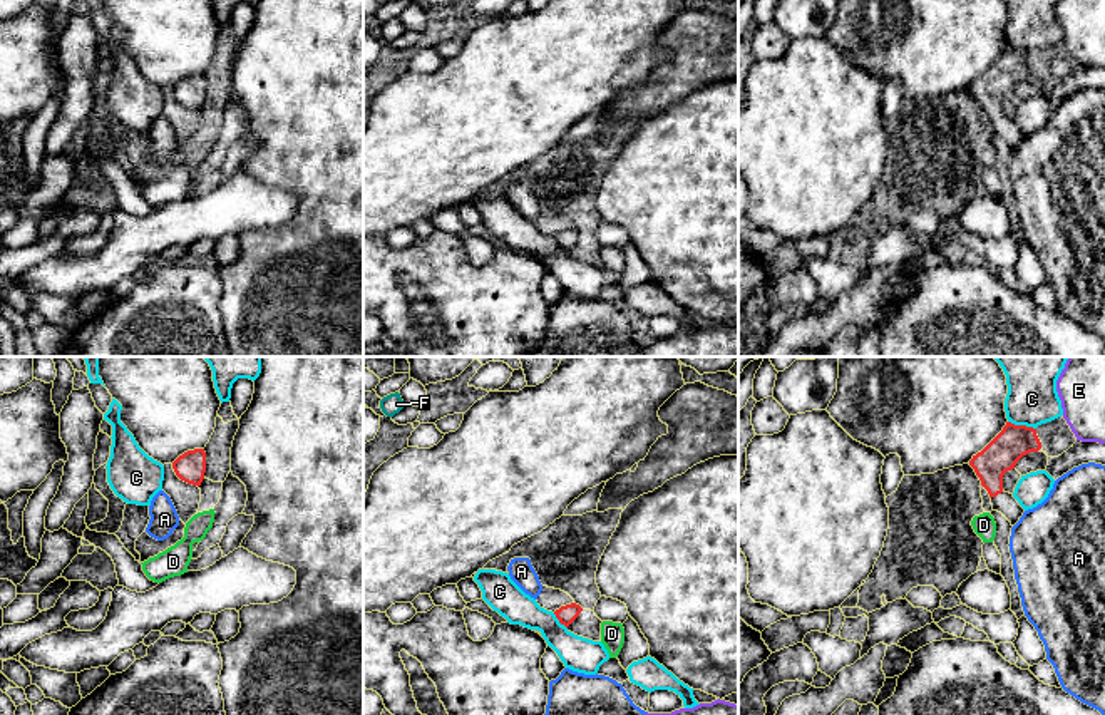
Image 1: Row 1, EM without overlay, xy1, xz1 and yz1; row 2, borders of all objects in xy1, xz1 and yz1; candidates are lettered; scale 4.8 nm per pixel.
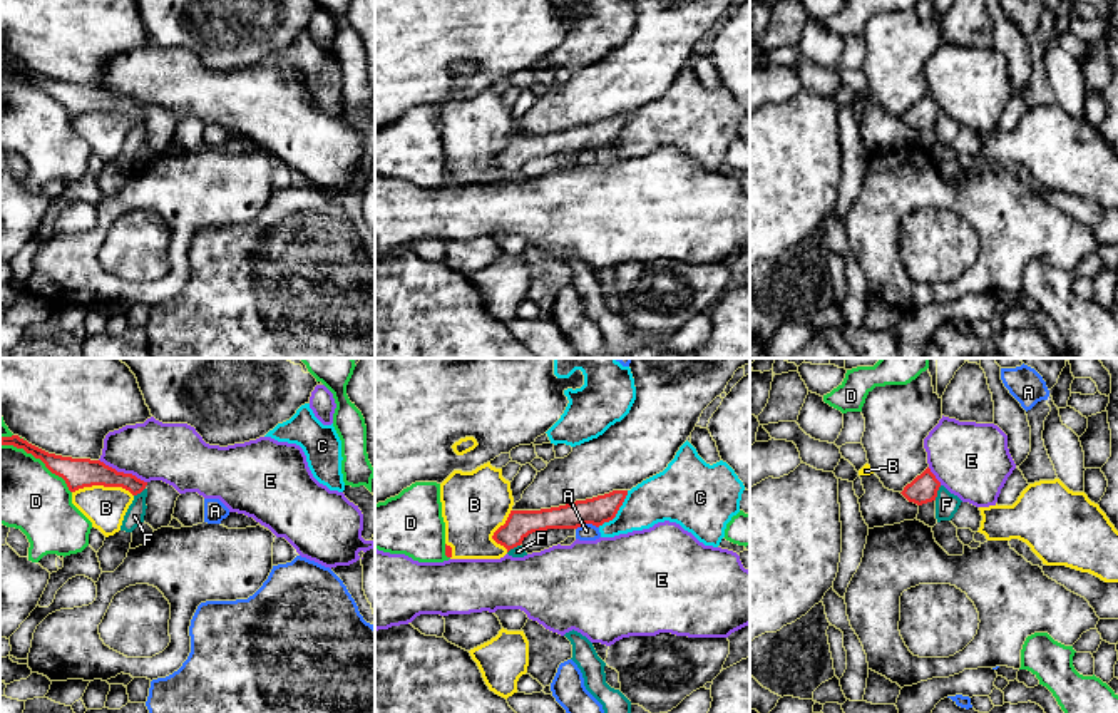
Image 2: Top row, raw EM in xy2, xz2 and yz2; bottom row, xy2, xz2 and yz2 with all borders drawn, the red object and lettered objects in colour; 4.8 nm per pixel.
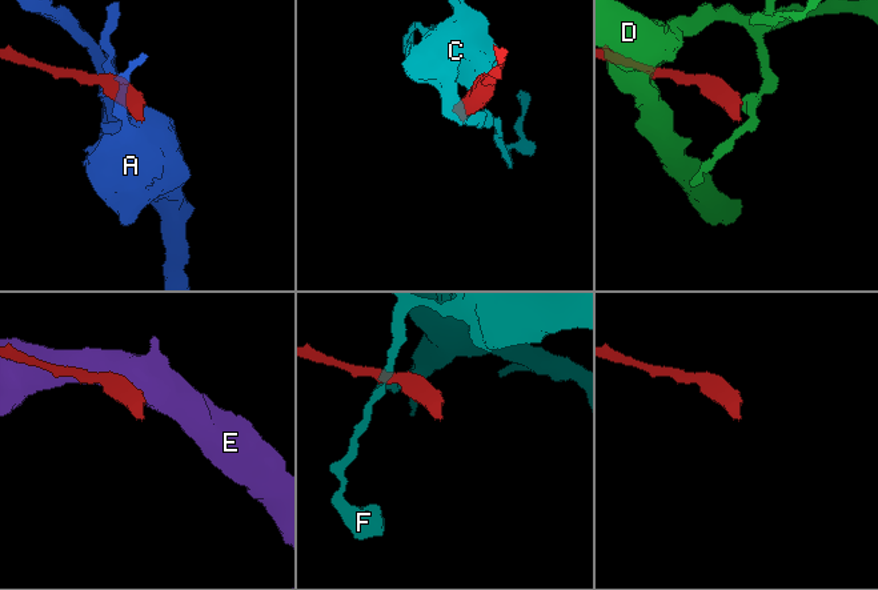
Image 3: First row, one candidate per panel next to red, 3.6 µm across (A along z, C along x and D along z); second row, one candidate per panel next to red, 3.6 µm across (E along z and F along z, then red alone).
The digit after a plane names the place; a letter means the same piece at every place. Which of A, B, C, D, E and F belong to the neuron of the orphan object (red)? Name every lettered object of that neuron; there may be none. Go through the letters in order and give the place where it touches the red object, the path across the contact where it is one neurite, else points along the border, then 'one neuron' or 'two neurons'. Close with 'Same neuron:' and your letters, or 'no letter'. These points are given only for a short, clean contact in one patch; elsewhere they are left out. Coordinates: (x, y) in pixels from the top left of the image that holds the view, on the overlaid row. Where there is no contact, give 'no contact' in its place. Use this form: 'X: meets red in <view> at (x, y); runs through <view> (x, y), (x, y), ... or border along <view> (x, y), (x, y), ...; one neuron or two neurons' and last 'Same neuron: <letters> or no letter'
A: meets red in xz2 at (586, 523); border along xz2 (598, 526), (581, 524), (576, 529); two neurons
B: meets red in xy2 at (102, 484); border along xy2 (72, 491), (92, 486), (121, 486), (133, 496); two neurons
C: meets red in xz2 at (616, 512); two neurons
D: meets red in xy2 at (39, 457); two neurons
E: meets red in xy2 at (123, 472); two neurons
F: meets red in yz2 at (936, 492); border along yz2 (941, 486), (934, 499); two neurons
Same neuron: no letter

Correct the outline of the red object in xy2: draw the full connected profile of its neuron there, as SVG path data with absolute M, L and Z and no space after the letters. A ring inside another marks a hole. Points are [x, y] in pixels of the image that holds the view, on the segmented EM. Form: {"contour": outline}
{"contour": "M18 435L2 437L0 444L23 449L27 454L32 454L35 459L40 459L52 474L65 480L70 492L75 492L84 487L104 485L122 487L132 495L137 495L147 485L147 482L137 479L136 475L117 472L115 469L105 465L100 460L72 459L49 454L20 439Z"}

